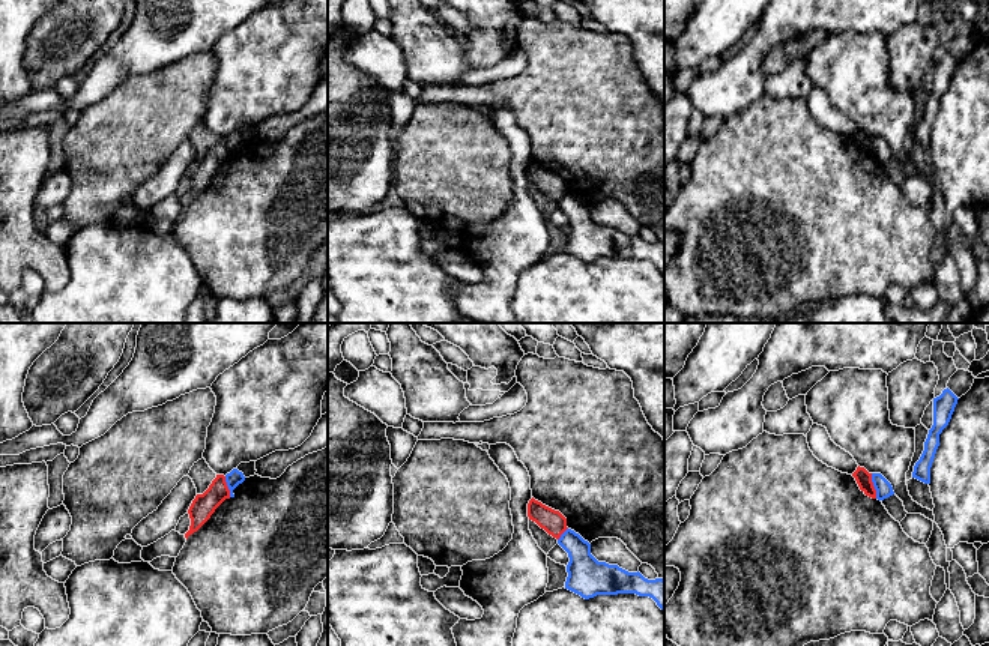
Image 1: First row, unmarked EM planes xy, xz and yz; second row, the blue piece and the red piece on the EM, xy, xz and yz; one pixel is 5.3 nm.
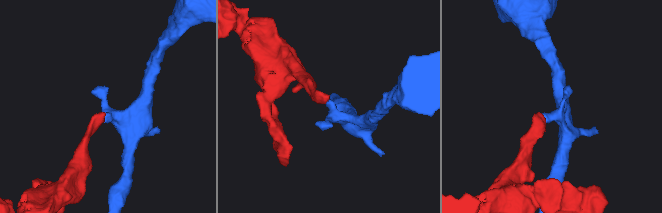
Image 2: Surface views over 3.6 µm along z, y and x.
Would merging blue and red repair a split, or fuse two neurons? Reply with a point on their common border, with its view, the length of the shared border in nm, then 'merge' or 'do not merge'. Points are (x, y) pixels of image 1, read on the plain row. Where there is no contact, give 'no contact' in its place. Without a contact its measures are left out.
yz (874, 149) | 140 nm | do not merge

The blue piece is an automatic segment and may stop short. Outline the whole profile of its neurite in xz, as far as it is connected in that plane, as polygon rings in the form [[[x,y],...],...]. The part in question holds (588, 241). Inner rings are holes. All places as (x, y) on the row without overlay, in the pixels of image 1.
[[[567,192],[558,207],[568,216],[565,252],[585,263],[597,258],[636,257],[652,261],[664,273],[664,243],[648,243],[639,234],[628,236],[618,228],[598,225],[591,218],[591,207]]]

